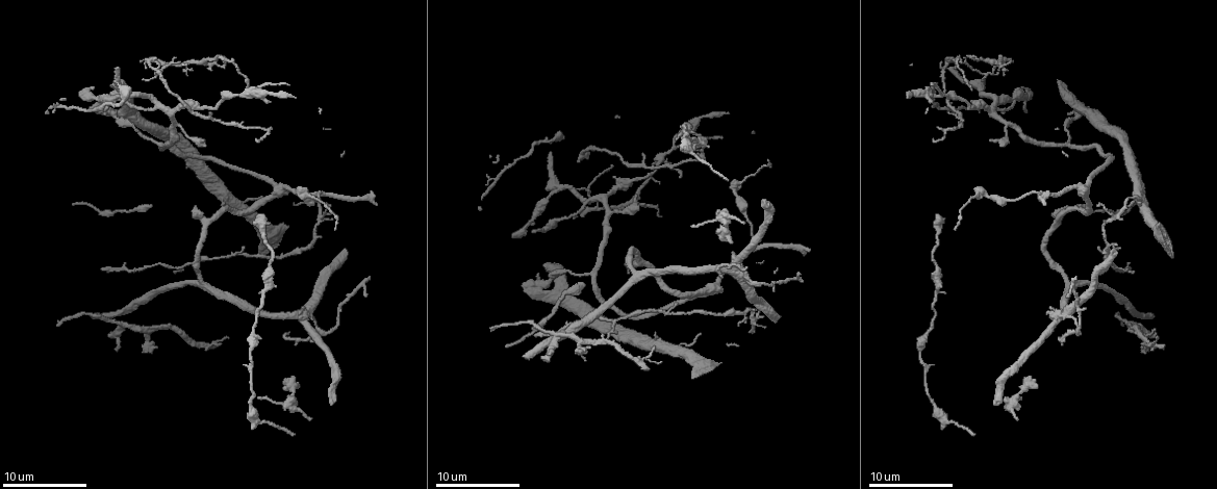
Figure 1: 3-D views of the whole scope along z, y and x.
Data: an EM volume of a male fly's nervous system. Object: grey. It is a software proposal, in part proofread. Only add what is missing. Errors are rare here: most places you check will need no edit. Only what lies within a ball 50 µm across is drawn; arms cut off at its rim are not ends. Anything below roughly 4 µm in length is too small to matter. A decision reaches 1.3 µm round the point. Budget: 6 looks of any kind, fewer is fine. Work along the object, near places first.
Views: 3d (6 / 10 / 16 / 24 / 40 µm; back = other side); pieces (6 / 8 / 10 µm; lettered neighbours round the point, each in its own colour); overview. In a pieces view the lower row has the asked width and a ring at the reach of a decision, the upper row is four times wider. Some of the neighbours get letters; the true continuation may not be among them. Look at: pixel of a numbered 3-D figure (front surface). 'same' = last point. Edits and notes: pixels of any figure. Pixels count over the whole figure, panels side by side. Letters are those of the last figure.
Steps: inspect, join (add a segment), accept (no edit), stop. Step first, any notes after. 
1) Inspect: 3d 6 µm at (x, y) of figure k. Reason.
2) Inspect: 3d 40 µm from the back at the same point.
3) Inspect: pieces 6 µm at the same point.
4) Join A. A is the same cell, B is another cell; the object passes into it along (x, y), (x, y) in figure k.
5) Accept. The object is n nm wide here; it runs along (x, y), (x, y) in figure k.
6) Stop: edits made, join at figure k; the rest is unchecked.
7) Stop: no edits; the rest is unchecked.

Inspect: pieces 6 µm at (258, 398) of figure 1. Tapers out.

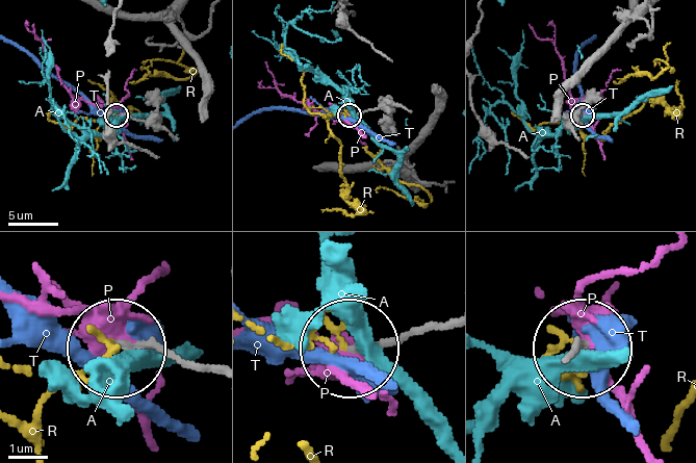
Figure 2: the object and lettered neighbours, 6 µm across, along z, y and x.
Accept. A, P, R and T are other cells; no lettered segment goes on from it.

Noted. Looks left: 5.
Inspect: pieces 8 µm at (720, 274) of figure 1.

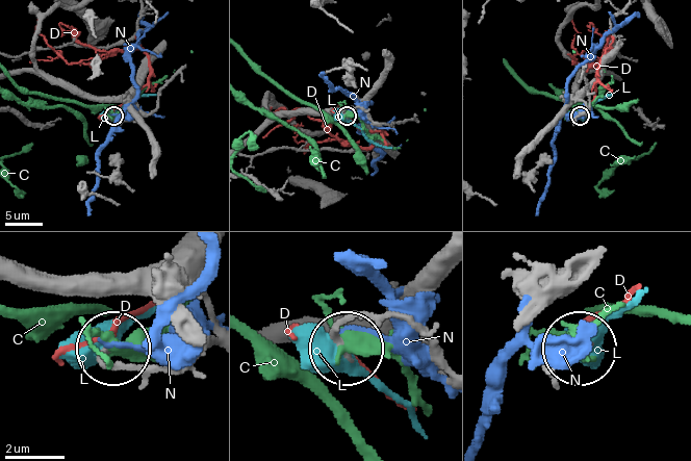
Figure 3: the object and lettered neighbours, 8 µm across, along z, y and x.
Accept. C, D, L and N are other cells; no lettered segment goes on from it.

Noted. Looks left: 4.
Inspect: 3d 6 µm at (932, 138) of figure 1. Tapers out.

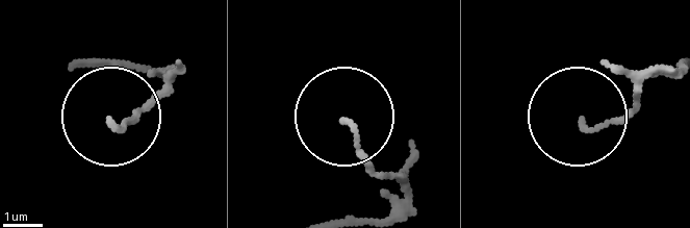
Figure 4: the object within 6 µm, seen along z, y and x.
Inspect: pieces 6 µm at (343, 121) of figure 4. What lies round it.

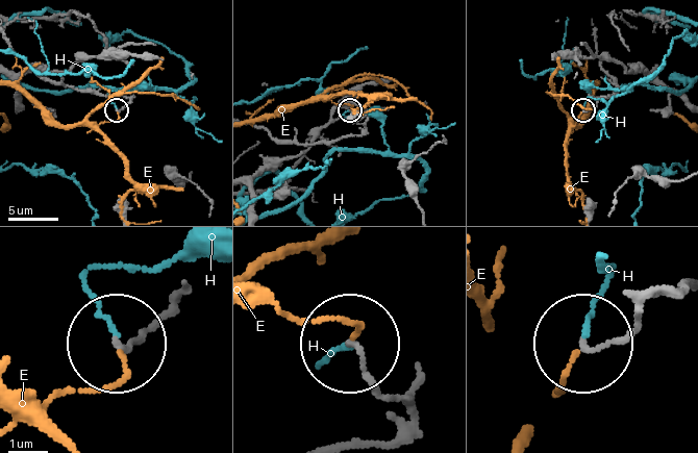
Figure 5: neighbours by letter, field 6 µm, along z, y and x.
Accept. The object is 120 nm wide here; E and H are other cells; none of them fits.

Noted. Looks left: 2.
Stop: no edits; the rest is unchecked.

